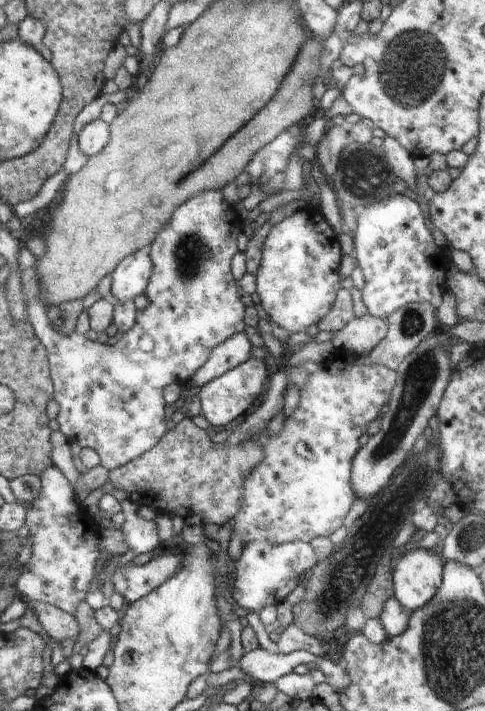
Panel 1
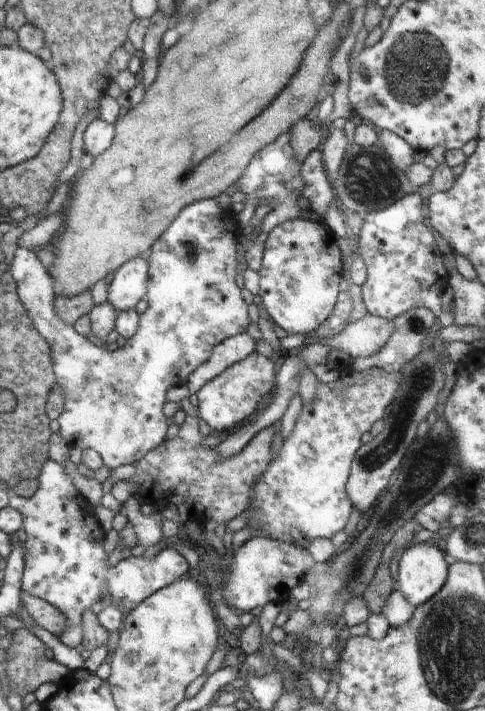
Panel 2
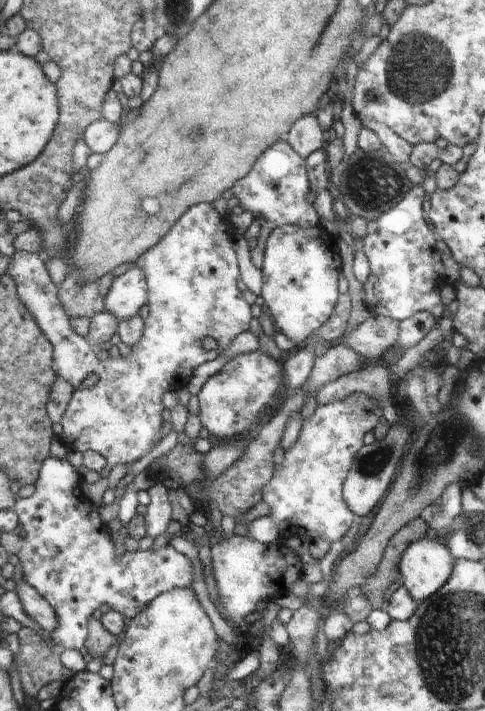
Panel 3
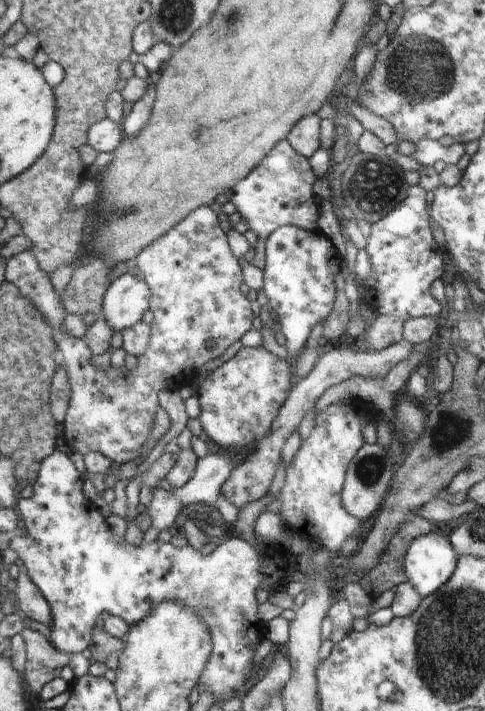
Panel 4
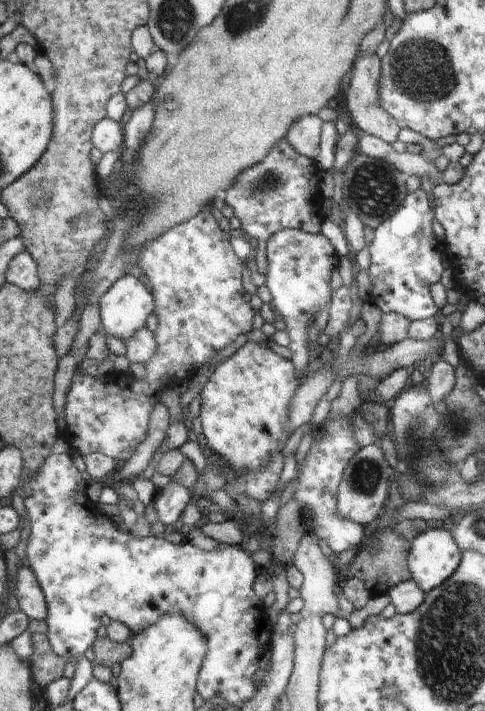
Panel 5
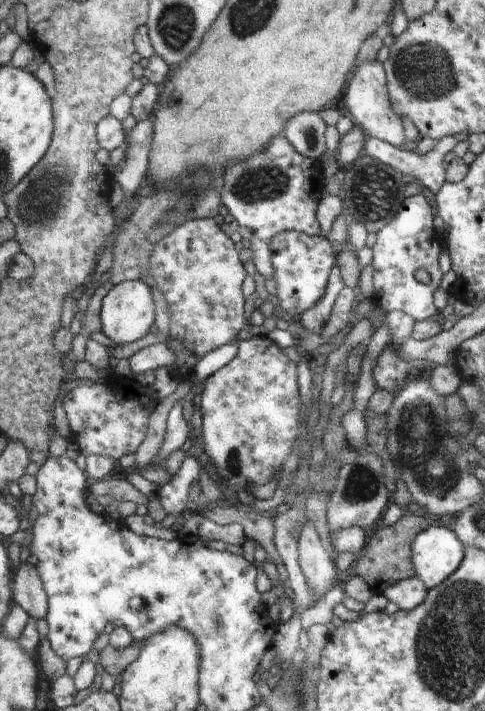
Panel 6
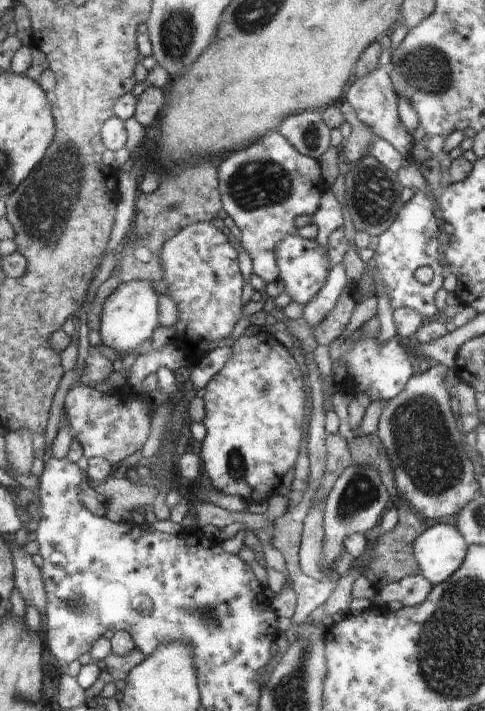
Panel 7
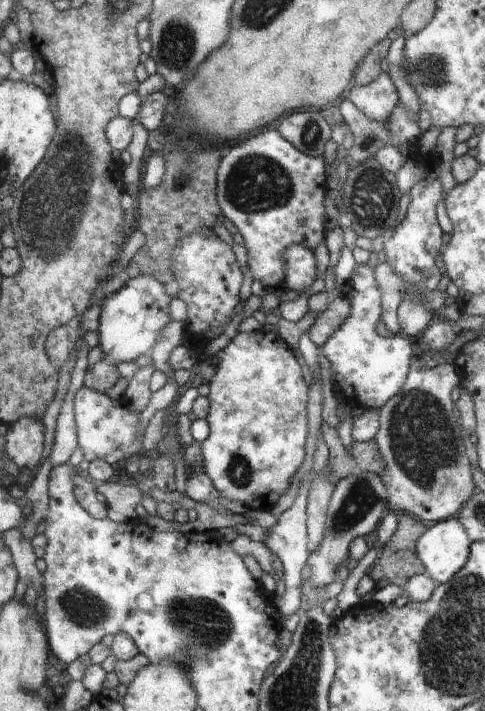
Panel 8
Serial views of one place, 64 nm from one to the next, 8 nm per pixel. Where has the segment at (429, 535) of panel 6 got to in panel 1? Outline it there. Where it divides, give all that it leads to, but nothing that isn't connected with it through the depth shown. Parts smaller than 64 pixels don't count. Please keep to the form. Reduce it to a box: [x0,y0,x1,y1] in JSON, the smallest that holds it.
[393,548,445,613]

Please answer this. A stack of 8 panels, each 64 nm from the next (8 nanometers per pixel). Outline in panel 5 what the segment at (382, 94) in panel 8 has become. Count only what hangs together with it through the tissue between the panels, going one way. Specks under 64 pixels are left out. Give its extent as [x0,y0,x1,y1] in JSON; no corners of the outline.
[341,53,400,142]

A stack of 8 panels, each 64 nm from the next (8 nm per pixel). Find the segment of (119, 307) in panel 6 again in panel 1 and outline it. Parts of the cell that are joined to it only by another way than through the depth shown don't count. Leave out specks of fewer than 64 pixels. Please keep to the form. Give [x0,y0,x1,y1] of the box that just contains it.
[110,249,154,302]

